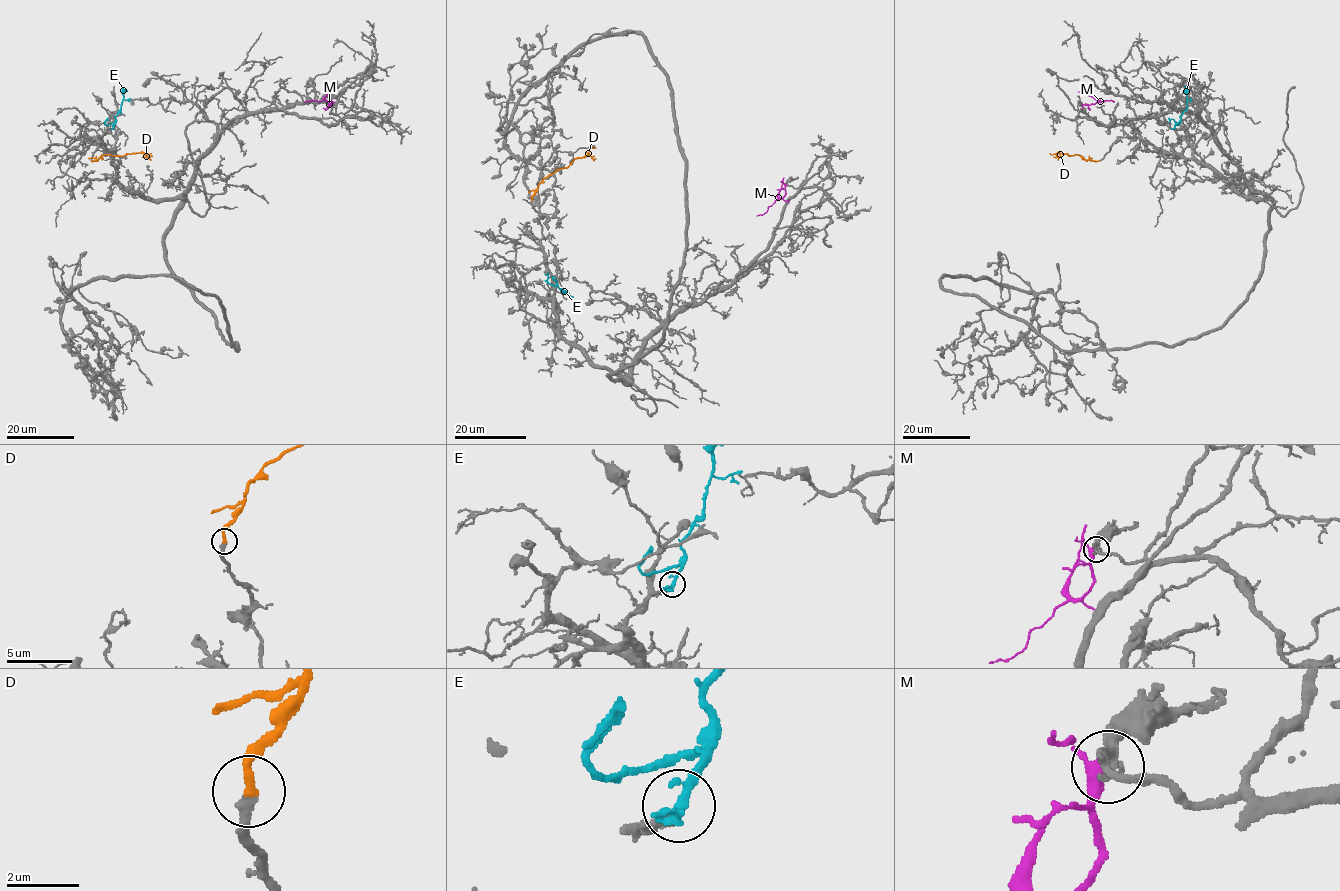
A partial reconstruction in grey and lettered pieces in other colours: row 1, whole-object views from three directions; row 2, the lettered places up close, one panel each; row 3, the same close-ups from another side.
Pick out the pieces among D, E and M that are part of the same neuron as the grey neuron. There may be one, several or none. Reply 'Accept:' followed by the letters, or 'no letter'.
Accept: D, E

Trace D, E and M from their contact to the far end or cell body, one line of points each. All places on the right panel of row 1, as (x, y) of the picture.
D: (1099, 160), (1050, 153)
E: (1174, 127), (1186, 109), (1184, 86)
M: (1084, 105), (1098, 100), (1114, 102)

